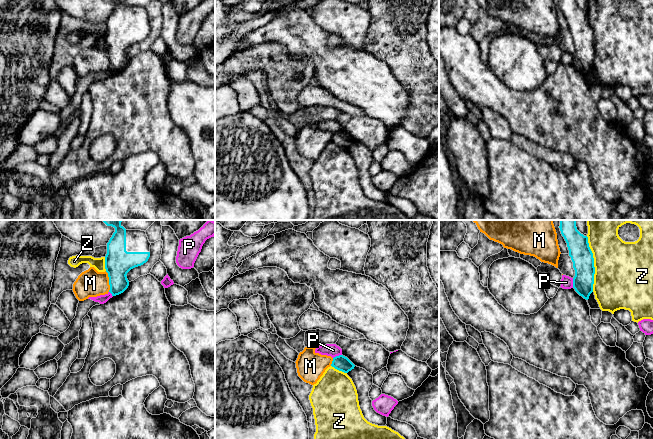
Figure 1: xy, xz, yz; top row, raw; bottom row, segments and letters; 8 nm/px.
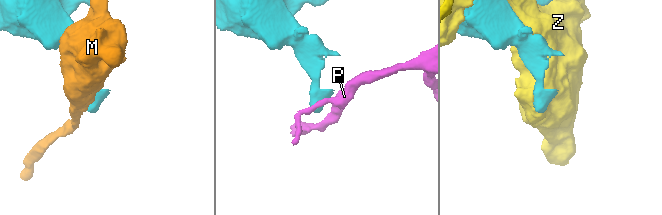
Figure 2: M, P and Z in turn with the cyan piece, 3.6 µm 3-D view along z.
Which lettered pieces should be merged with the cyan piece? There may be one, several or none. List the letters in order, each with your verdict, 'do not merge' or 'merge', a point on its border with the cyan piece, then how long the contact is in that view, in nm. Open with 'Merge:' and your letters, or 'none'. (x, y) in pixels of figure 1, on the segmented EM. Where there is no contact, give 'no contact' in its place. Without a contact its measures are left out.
Merge: none
M: do not merge; contact xy (109, 281); length 170 nm
P: do not merge; contact yz (573, 283); length 80 nm
Z: do not merge; contact yz (593, 264); length 460 nm

